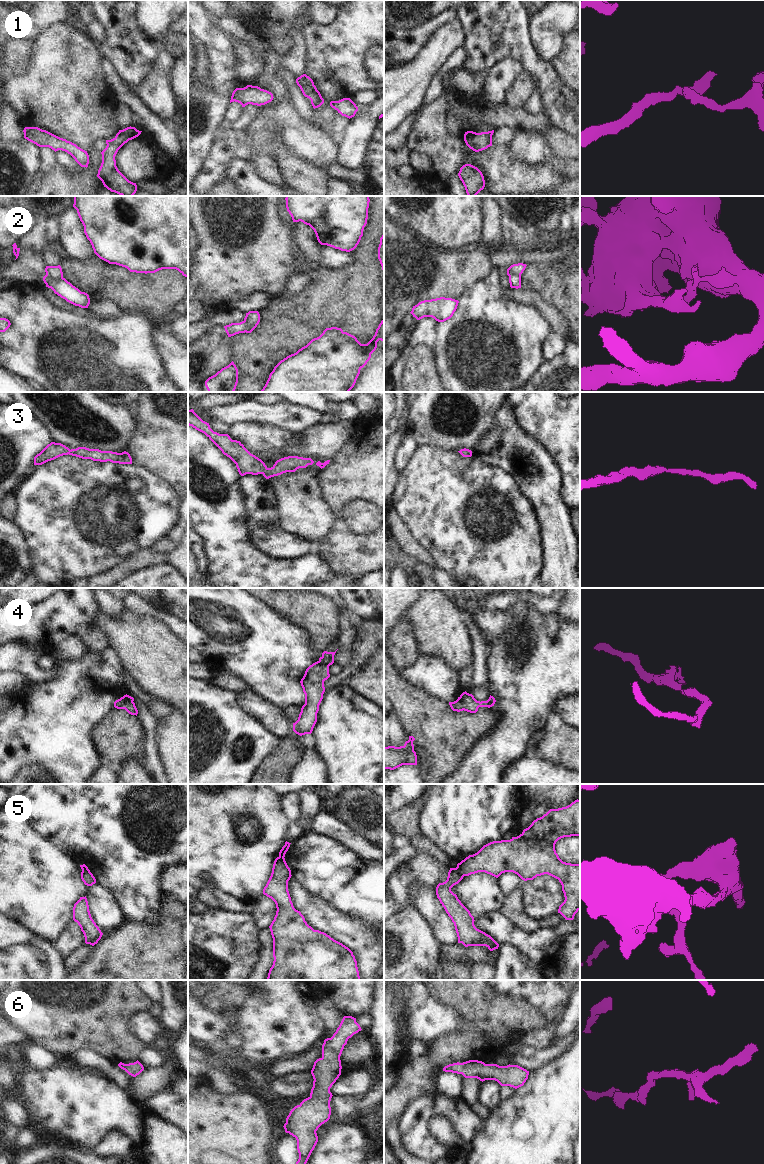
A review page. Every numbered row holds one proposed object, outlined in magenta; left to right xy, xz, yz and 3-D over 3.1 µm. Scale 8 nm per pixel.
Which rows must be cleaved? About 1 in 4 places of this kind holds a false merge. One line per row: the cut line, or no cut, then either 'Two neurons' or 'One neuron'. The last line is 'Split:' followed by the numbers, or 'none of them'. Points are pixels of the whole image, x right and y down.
1: No split. One neuron
2: Split along xy (46, 274), (51, 278), (62, 278). Two neurons
3: No split. One neuron
4: No split. One neuron
5: Split along yz (456, 867), (463, 876). Two neurons
6: No split. One neuron
Split: 2, 5.

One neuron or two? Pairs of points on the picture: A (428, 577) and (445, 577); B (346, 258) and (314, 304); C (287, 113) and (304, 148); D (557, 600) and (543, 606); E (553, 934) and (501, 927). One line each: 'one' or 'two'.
A: two
B: two
C: one
D: one
E: one

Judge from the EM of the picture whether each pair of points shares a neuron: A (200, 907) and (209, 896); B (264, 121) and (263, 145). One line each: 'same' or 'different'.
A: different
B: same

